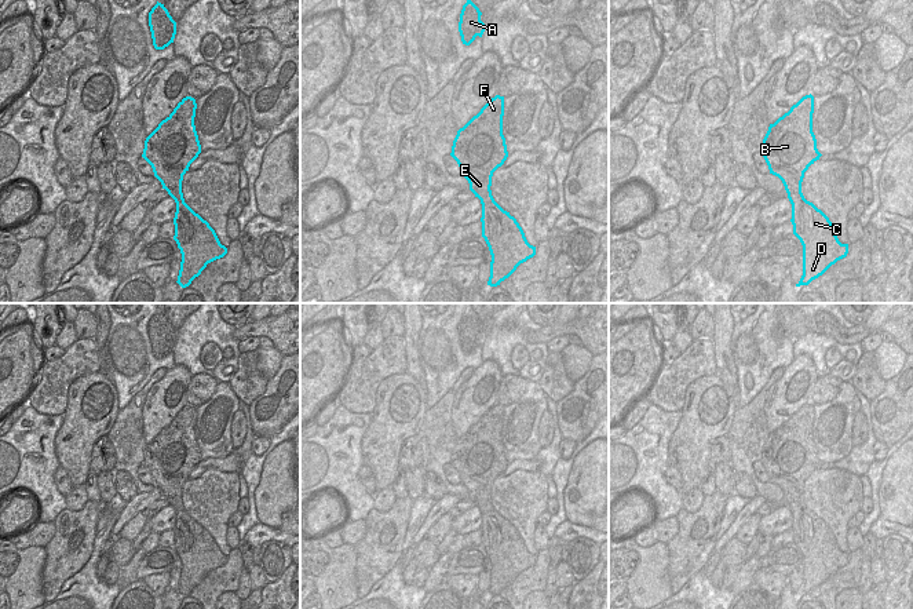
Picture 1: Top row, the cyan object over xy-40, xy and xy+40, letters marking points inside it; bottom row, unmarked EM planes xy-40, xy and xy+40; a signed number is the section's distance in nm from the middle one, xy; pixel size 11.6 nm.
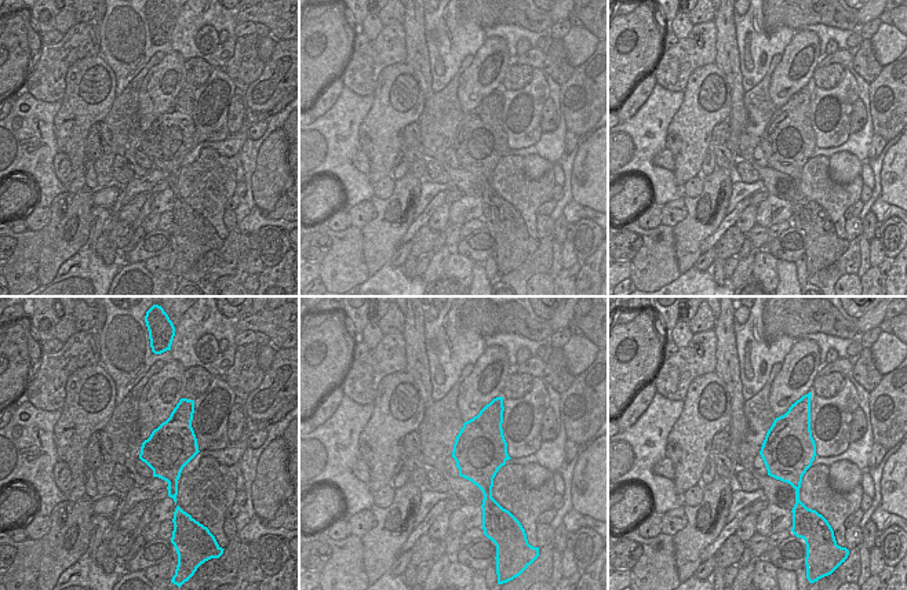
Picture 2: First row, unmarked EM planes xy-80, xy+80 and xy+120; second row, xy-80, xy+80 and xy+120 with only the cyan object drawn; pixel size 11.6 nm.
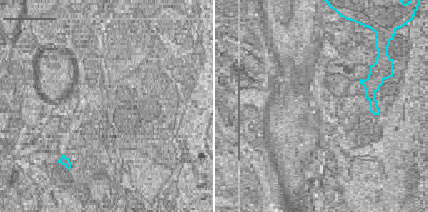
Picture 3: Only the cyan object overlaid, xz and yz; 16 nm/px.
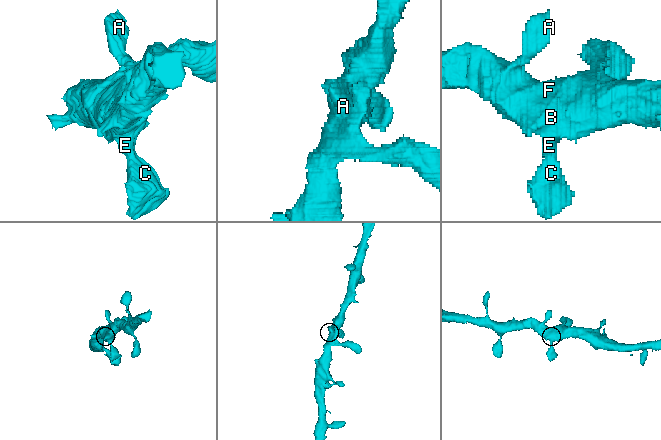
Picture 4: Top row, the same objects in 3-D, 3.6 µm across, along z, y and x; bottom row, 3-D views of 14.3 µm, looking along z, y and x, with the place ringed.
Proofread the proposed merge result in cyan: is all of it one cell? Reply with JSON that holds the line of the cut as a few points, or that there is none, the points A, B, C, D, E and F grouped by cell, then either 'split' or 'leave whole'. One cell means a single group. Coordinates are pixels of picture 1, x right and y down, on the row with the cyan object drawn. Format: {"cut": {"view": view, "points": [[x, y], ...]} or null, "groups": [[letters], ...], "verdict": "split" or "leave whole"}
{"cut": null, "groups": [["A", "B", "C", "D", "E", "F"]], "verdict": "leave whole"}

